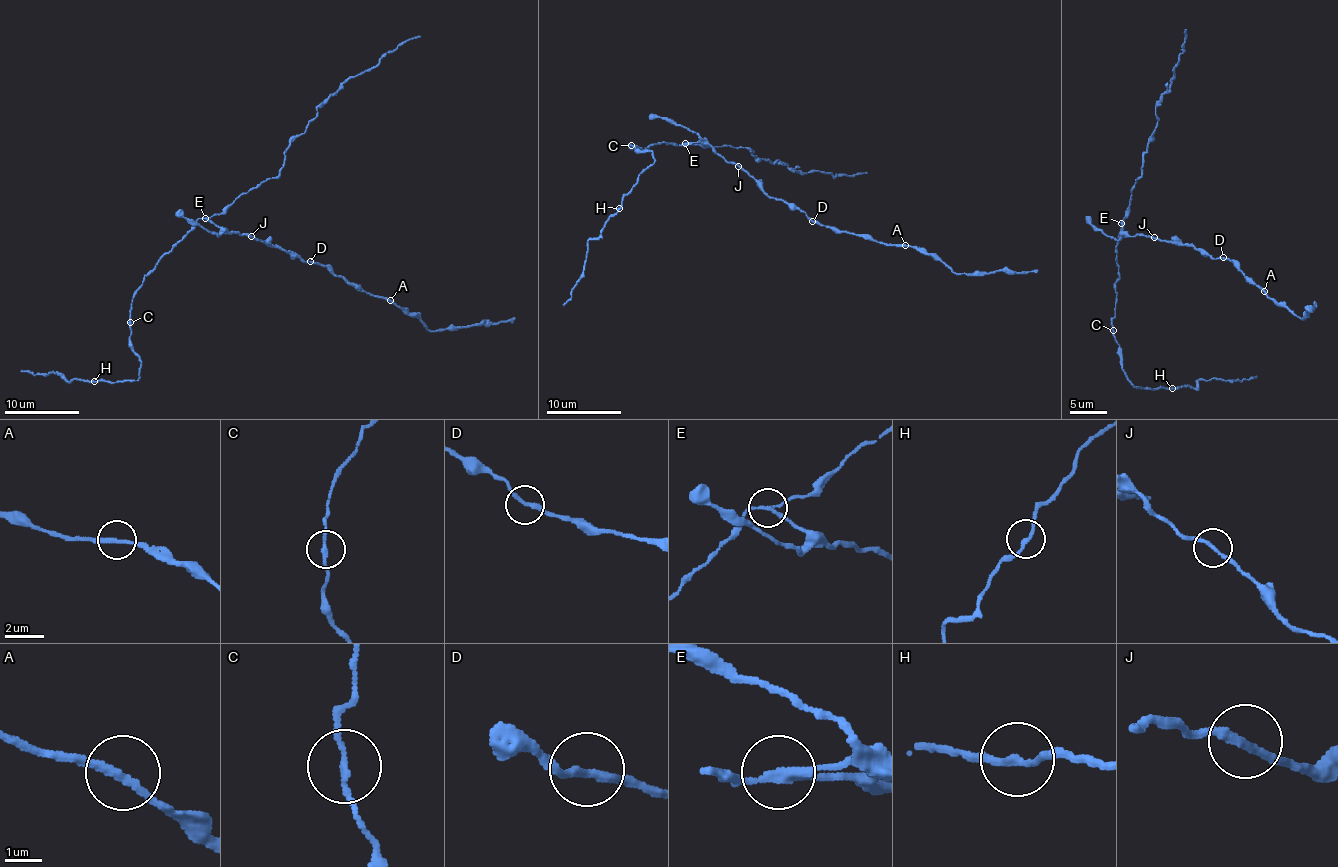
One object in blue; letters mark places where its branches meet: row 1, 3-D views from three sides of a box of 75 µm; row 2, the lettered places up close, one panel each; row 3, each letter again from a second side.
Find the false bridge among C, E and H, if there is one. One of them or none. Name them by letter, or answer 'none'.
E

